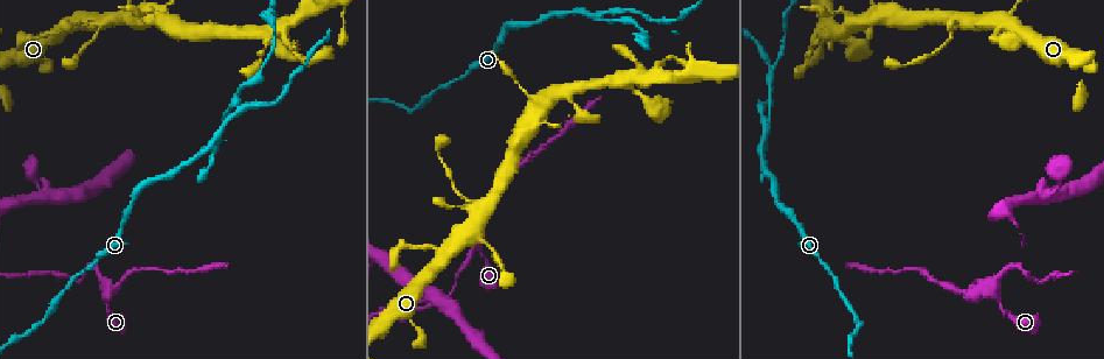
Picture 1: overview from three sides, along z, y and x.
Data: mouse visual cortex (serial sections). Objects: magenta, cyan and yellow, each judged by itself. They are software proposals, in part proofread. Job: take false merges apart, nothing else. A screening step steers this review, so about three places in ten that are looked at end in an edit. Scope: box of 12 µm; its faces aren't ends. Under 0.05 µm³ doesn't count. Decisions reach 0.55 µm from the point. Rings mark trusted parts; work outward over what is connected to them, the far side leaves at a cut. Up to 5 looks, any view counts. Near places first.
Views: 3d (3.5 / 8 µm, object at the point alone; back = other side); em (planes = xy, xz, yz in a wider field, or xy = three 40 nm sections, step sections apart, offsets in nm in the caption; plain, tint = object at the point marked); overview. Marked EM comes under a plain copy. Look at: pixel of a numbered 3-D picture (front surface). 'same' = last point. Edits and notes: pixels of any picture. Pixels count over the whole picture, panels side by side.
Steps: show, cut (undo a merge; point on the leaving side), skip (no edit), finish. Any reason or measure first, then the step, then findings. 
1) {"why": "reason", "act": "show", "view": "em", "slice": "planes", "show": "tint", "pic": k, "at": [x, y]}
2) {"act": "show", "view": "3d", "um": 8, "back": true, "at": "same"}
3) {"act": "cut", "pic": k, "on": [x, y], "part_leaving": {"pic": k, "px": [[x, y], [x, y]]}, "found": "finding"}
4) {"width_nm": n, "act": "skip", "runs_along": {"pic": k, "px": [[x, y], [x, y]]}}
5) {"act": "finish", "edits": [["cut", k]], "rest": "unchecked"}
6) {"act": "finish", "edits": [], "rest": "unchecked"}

{"why": "small branch off a trunk", "act": "show", "view": "3d", "um": 3.5, "pic": 1, "at": [100, 25]}

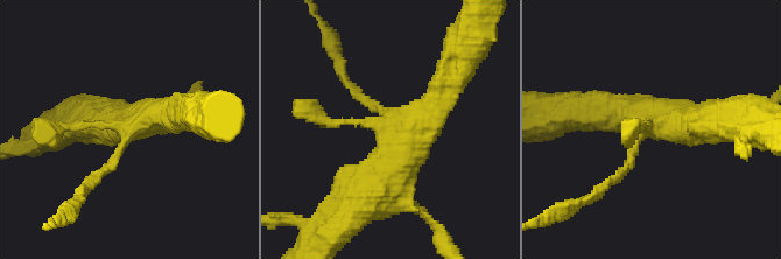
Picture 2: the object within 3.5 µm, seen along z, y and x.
{"why": "now the EM", "act": "show", "view": "em", "slice": "xy", "step": 2, "show": "tint", "pic": 2, "at": [126, 136]}

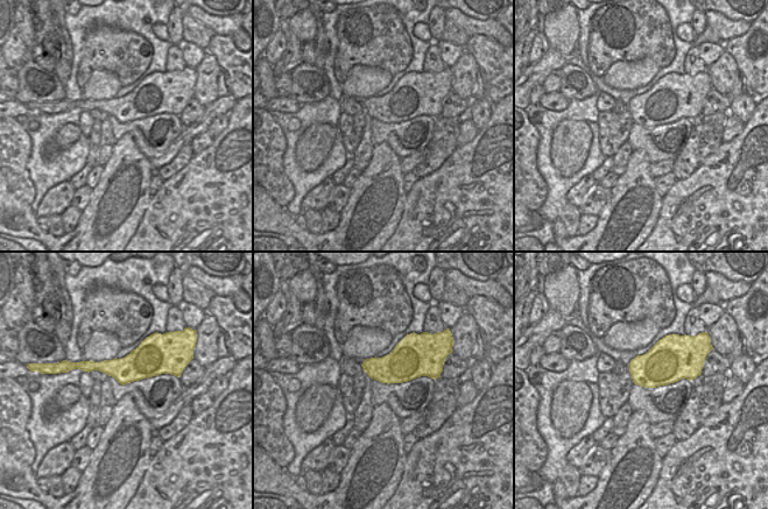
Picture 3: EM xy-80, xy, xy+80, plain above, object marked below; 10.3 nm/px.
{"act": "skip", "runs_along": {"pic": 3, "px": [[76, 365], [164, 366], [170, 370]]}, "found": "all the same cell"}

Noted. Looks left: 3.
{"why": "three arms meet", "act": "show", "view": "3d", "um": 3.5, "pic": 1, "at": [477, 246]}

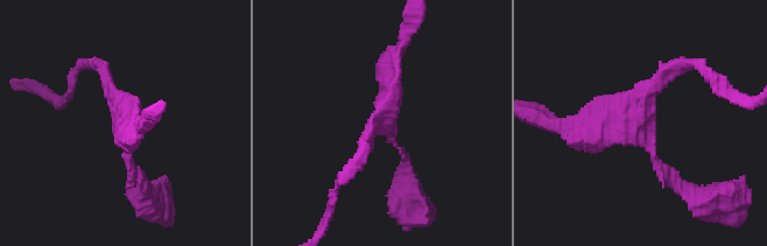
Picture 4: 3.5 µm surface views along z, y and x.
{"why": "shape alone is not enough", "act": "show", "view": "em", "slice": "xy", "step": 5, "show": "tint", "pic": 4, "at": [633, 127]}

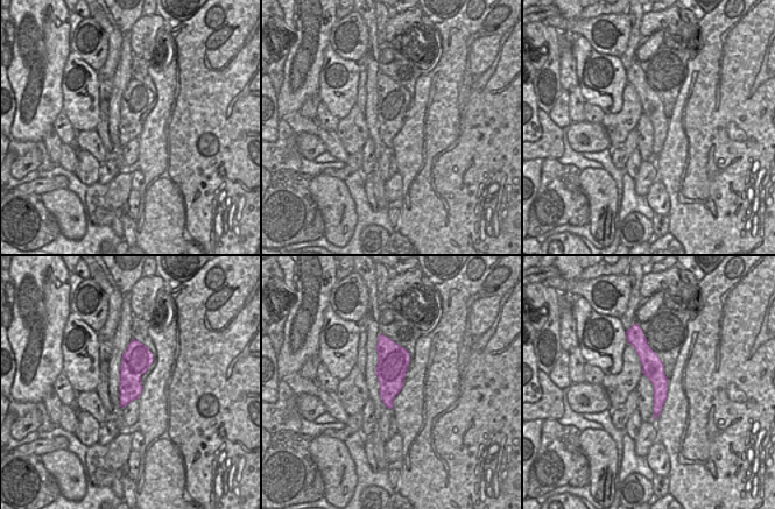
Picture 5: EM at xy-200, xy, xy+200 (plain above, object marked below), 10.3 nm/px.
{"act": "skip", "found": "one cell here"}

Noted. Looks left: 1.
{"act": "finish", "edits": [], "rest": "unchecked"}

